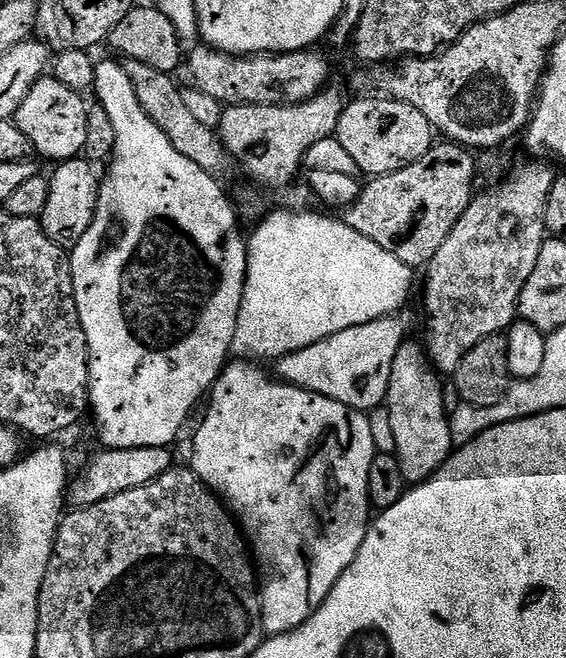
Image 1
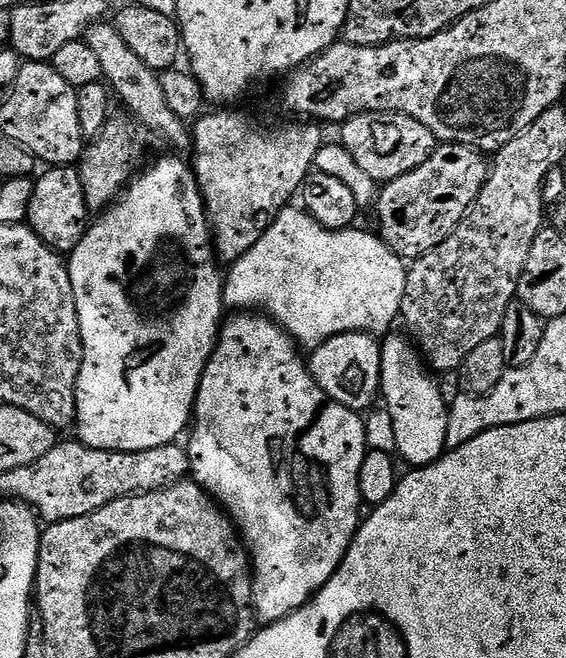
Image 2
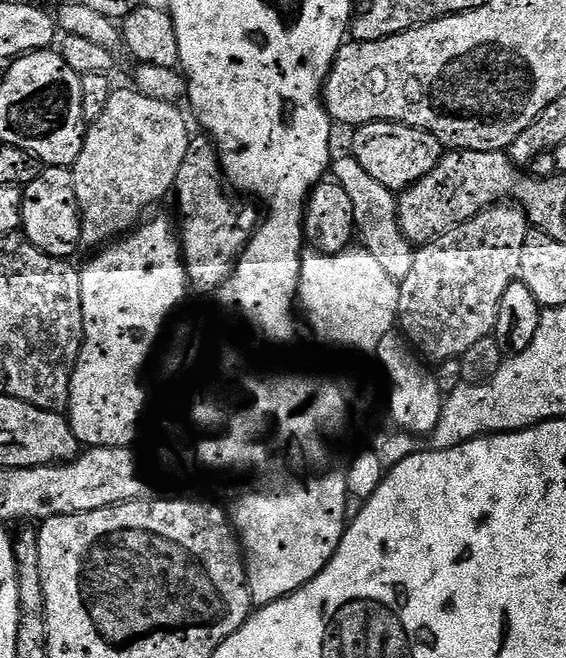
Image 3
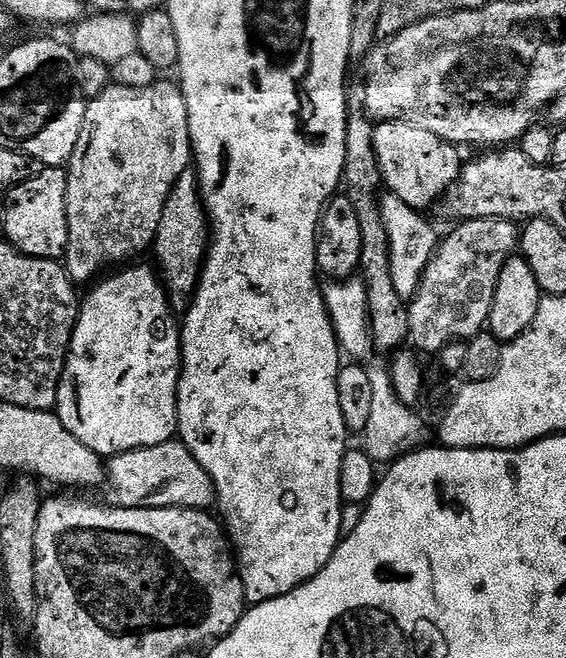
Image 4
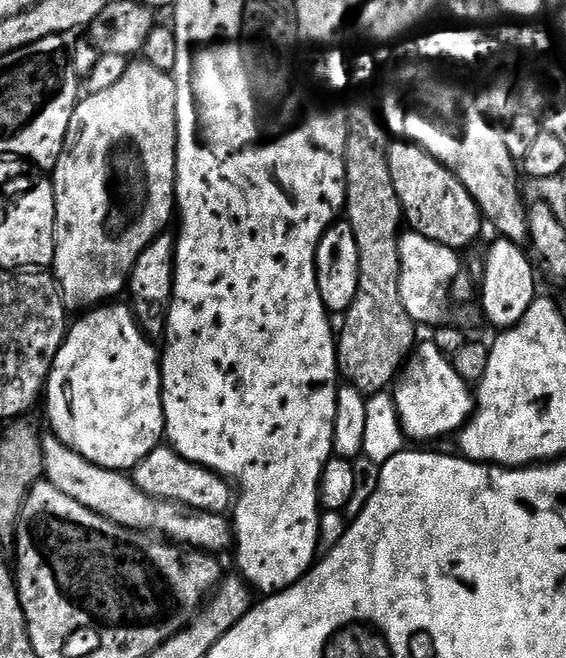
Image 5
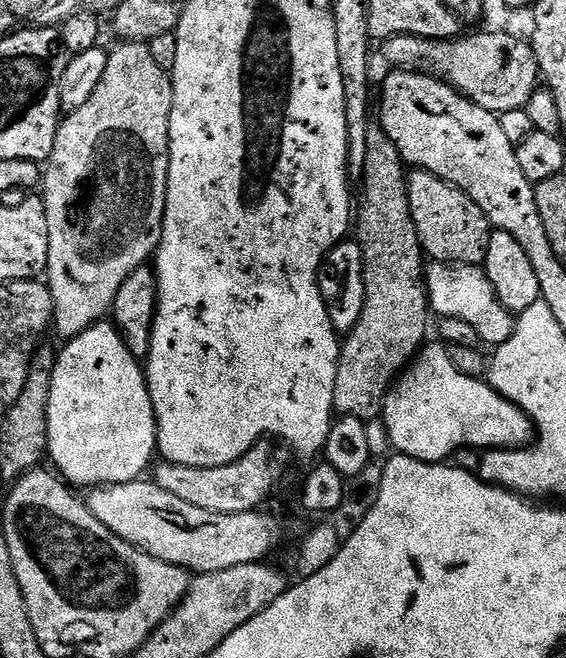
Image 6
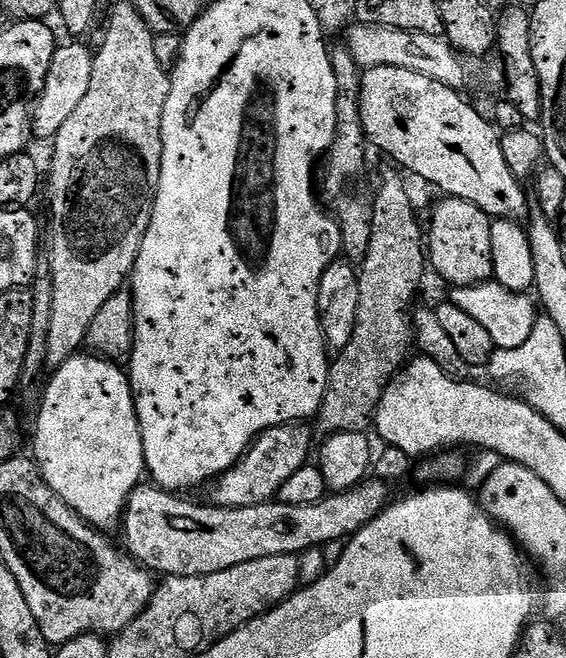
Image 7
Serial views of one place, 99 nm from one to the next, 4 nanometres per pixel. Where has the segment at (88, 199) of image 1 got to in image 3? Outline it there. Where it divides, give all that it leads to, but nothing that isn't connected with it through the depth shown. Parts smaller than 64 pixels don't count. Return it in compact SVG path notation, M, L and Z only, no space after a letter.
M41 167L34 182L23 185L22 218L23 236L42 254L59 260L68 260L75 254L80 243L80 207L78 194L74 194L74 174L71 168Z

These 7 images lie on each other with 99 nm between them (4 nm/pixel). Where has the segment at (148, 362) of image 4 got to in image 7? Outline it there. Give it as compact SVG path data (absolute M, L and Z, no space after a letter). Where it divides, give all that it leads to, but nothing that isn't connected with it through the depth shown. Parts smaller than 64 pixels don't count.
M95 354L71 356L61 368L55 369L51 376L47 381L47 384L49 384L48 389L44 392L44 401L40 404L40 417L36 420L36 453L34 453L36 465L40 467L40 472L44 476L44 481L50 486L50 490L54 490L54 494L58 498L62 498L66 502L66 506L73 508L84 519L85 524L101 530L109 530L108 528L114 527L115 524L117 527L124 515L125 504L130 499L132 492L139 488L146 476L142 430L136 413L136 399L132 393L132 382L128 378L127 371L121 365L113 364L112 361Z

